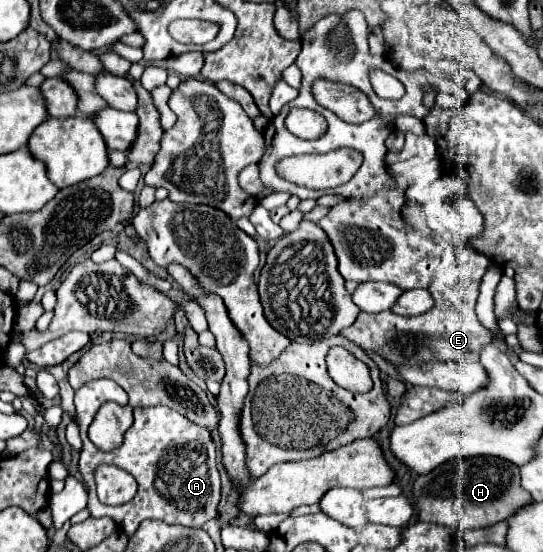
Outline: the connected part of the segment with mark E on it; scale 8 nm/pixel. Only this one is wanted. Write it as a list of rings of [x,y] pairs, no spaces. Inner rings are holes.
[[[455,247],[457,265],[435,275],[431,283],[431,295],[435,299],[433,309],[417,317],[401,317],[393,311],[381,313],[359,313],[357,321],[343,329],[341,335],[357,343],[365,351],[379,353],[393,365],[423,365],[427,361],[479,361],[483,345],[491,341],[491,333],[479,323],[475,303],[479,295],[479,283],[487,265],[491,263],[485,255],[475,249]],[[473,255],[473,259],[463,259]]]

